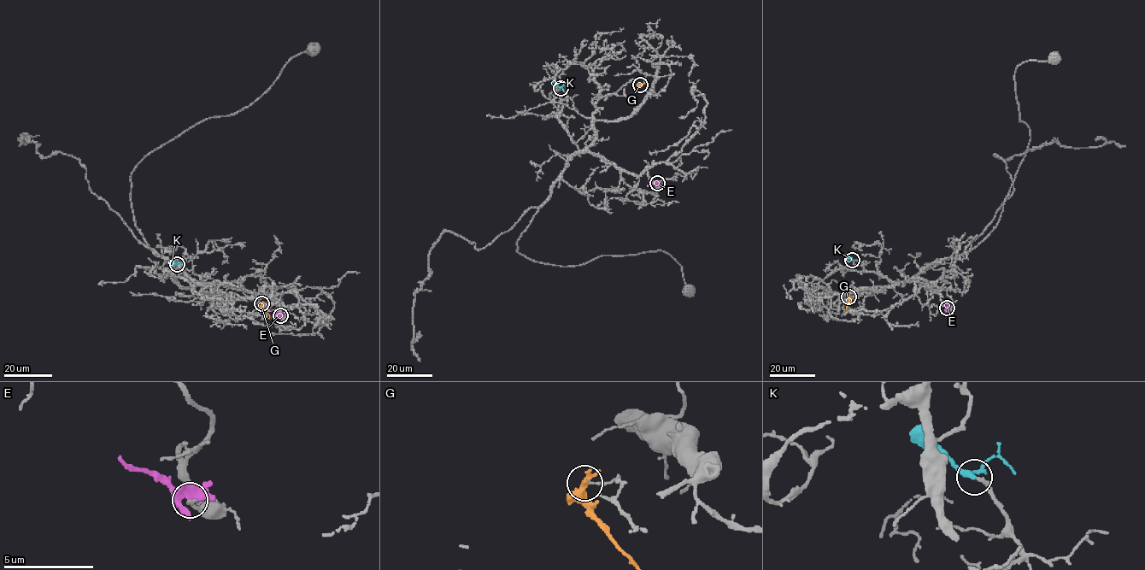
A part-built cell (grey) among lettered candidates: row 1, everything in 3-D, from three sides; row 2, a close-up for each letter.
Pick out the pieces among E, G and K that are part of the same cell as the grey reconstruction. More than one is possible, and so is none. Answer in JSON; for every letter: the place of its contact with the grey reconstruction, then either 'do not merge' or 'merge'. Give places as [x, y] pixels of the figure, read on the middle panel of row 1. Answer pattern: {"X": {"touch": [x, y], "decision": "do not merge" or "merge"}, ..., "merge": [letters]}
{"E": {"touch": [657, 183], "decision": "do not merge"}, "G": {"touch": [640, 85], "decision": "do not merge"}, "K": {"touch": [560, 88], "decision": "do not merge"}, "merge": []}

